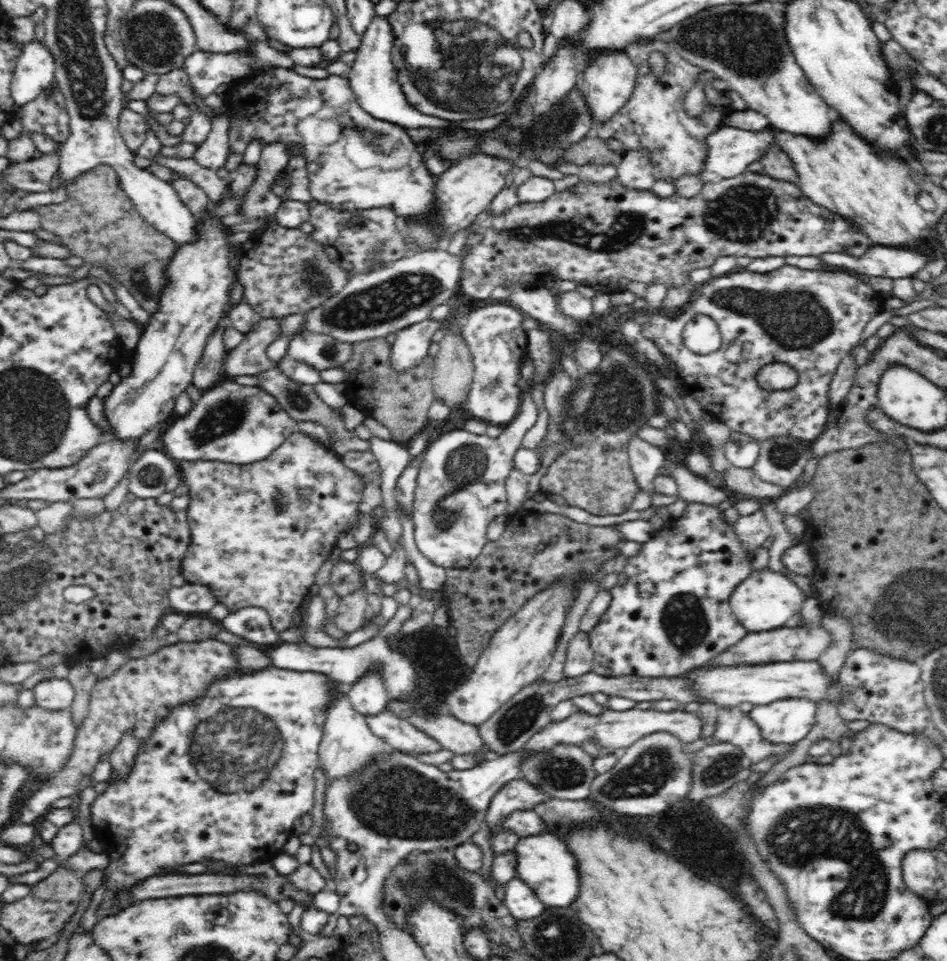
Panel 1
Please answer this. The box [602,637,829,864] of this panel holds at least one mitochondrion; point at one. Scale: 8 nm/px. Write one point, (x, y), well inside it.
(724, 767)

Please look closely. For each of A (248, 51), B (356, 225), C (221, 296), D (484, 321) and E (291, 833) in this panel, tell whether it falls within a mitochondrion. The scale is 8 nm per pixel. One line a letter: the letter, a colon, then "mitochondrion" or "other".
A: other
B: other
C: other
D: other
E: other

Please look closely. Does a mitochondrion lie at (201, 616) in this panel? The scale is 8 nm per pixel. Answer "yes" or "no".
no

